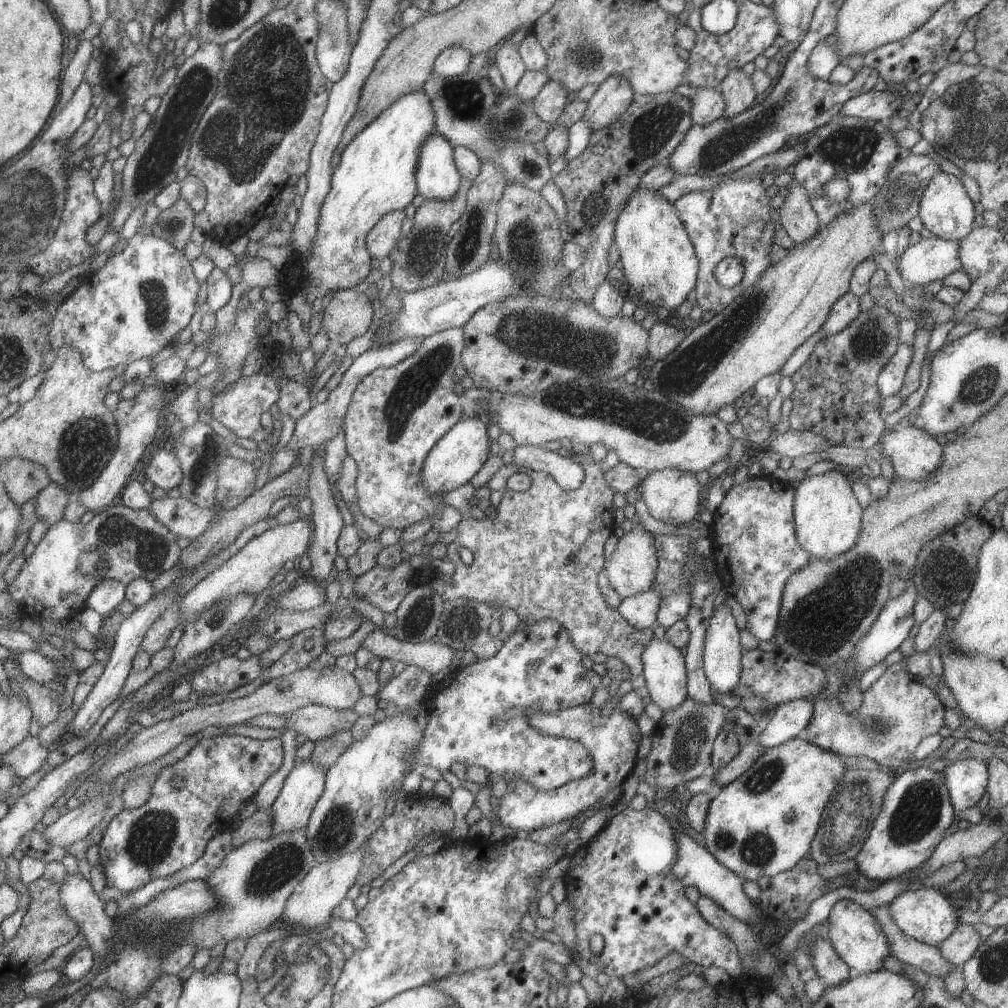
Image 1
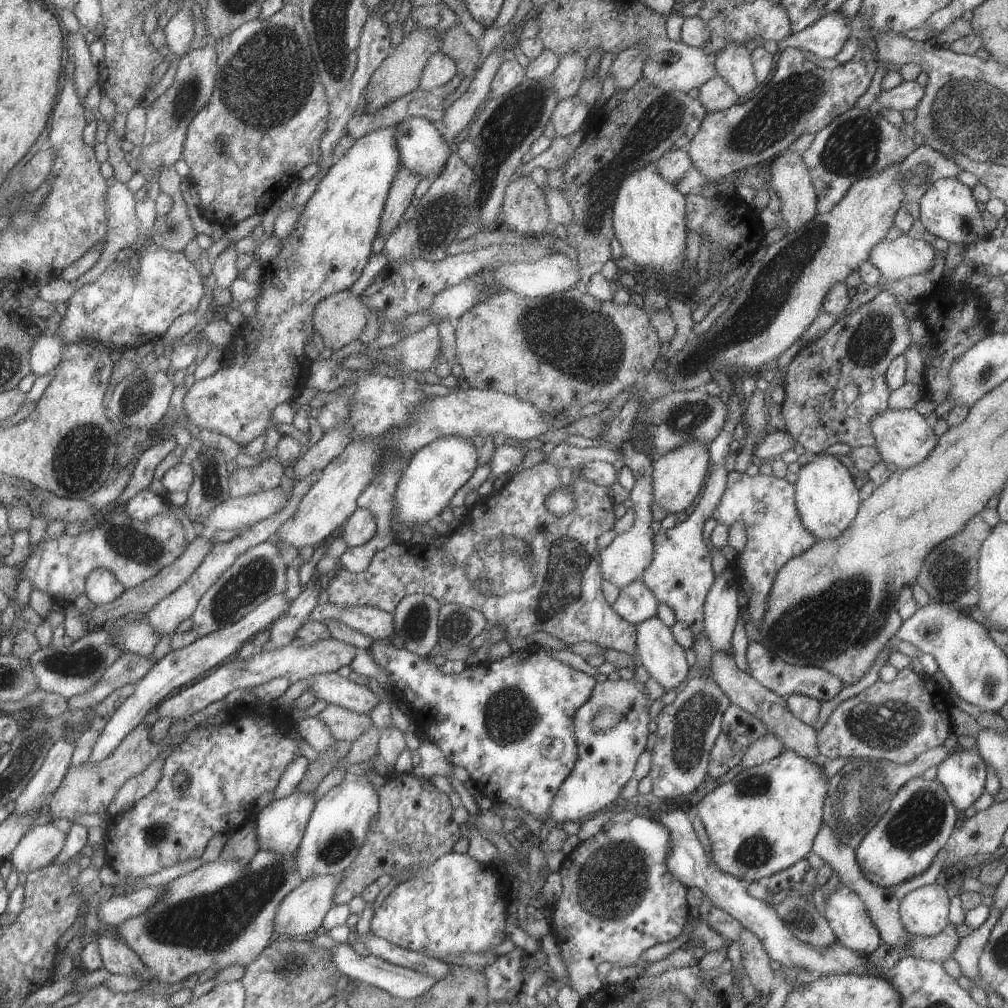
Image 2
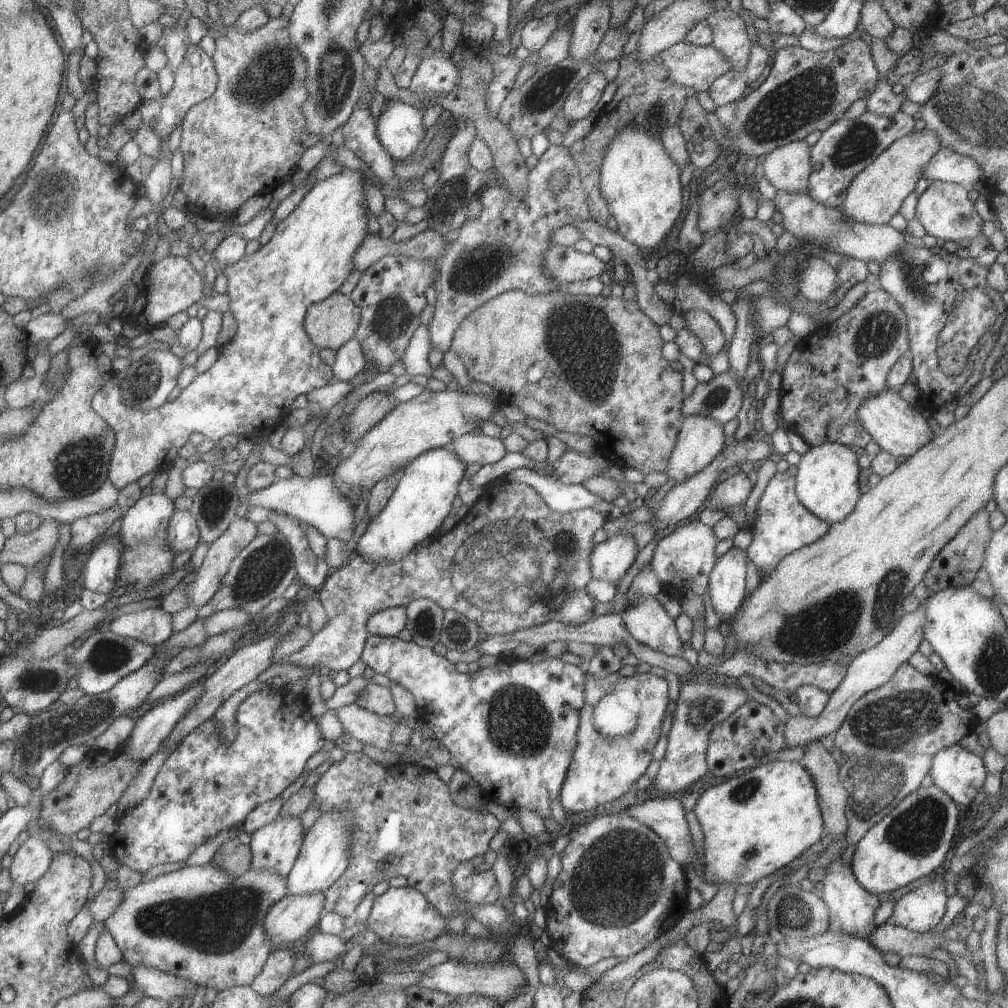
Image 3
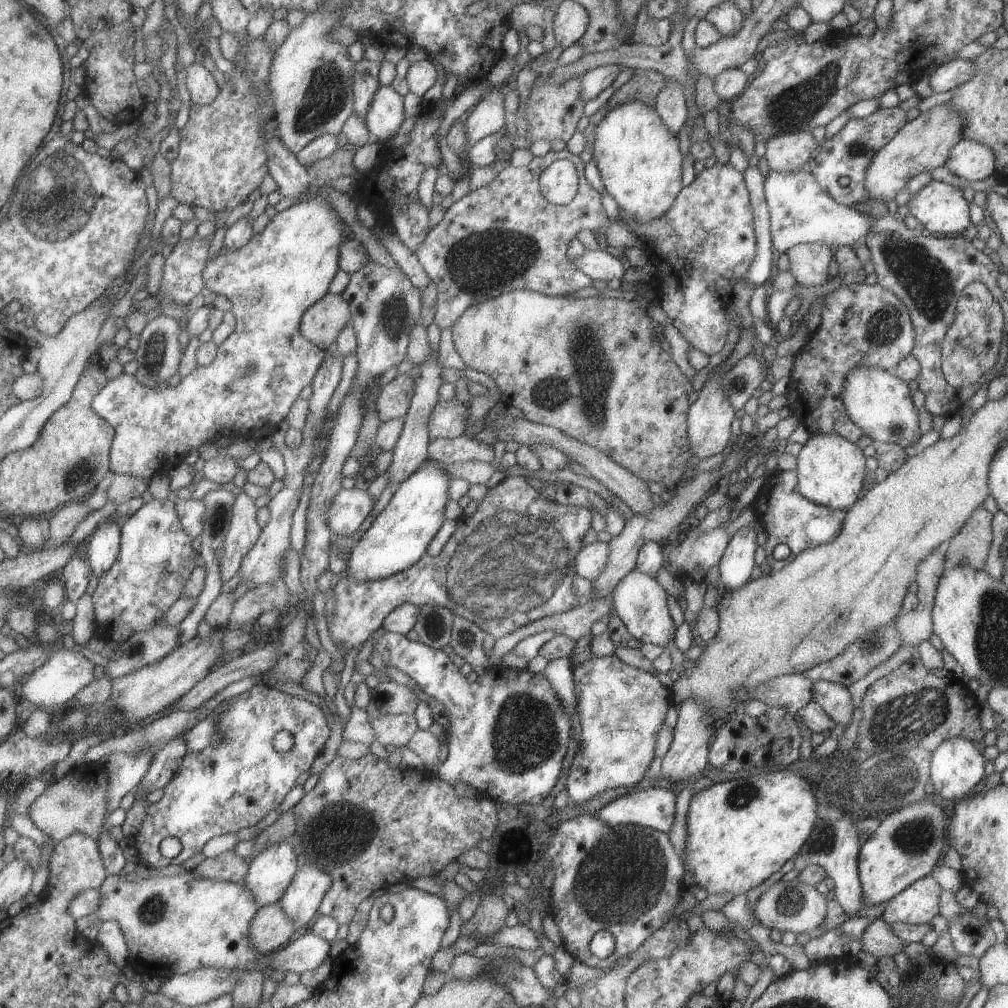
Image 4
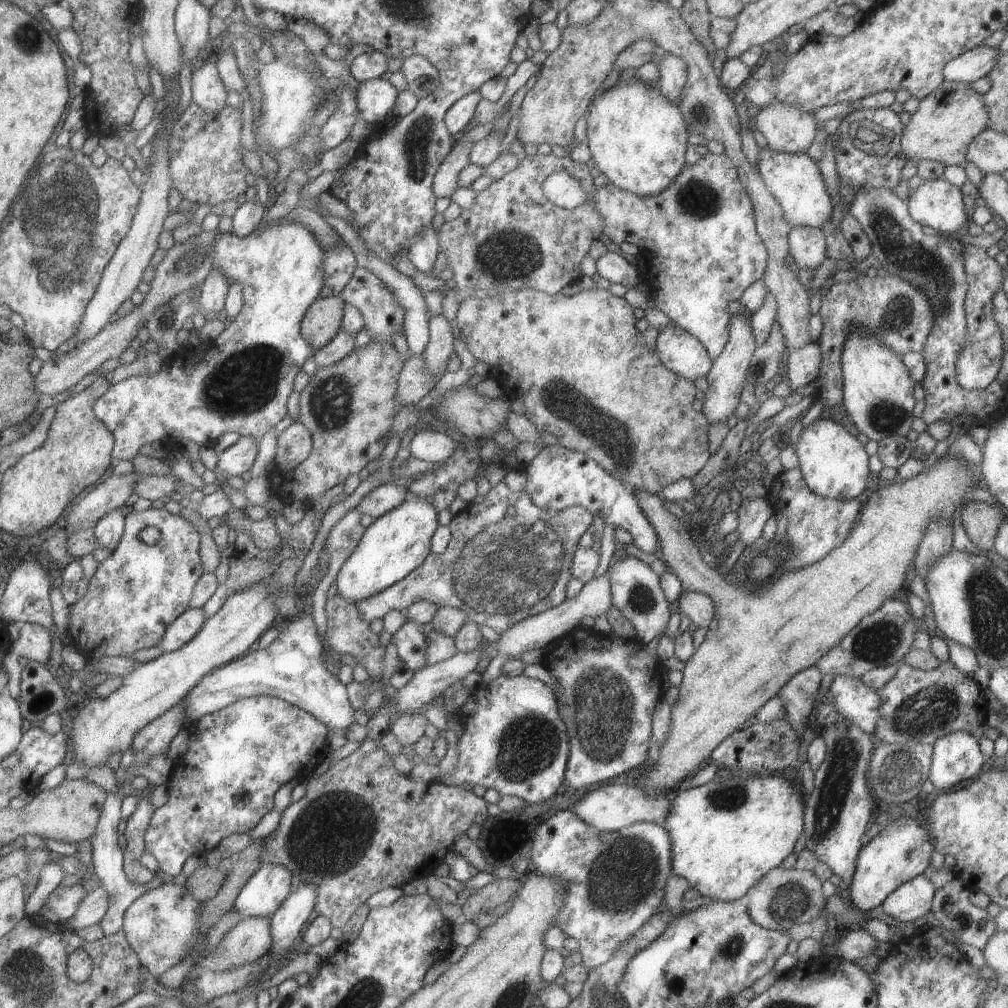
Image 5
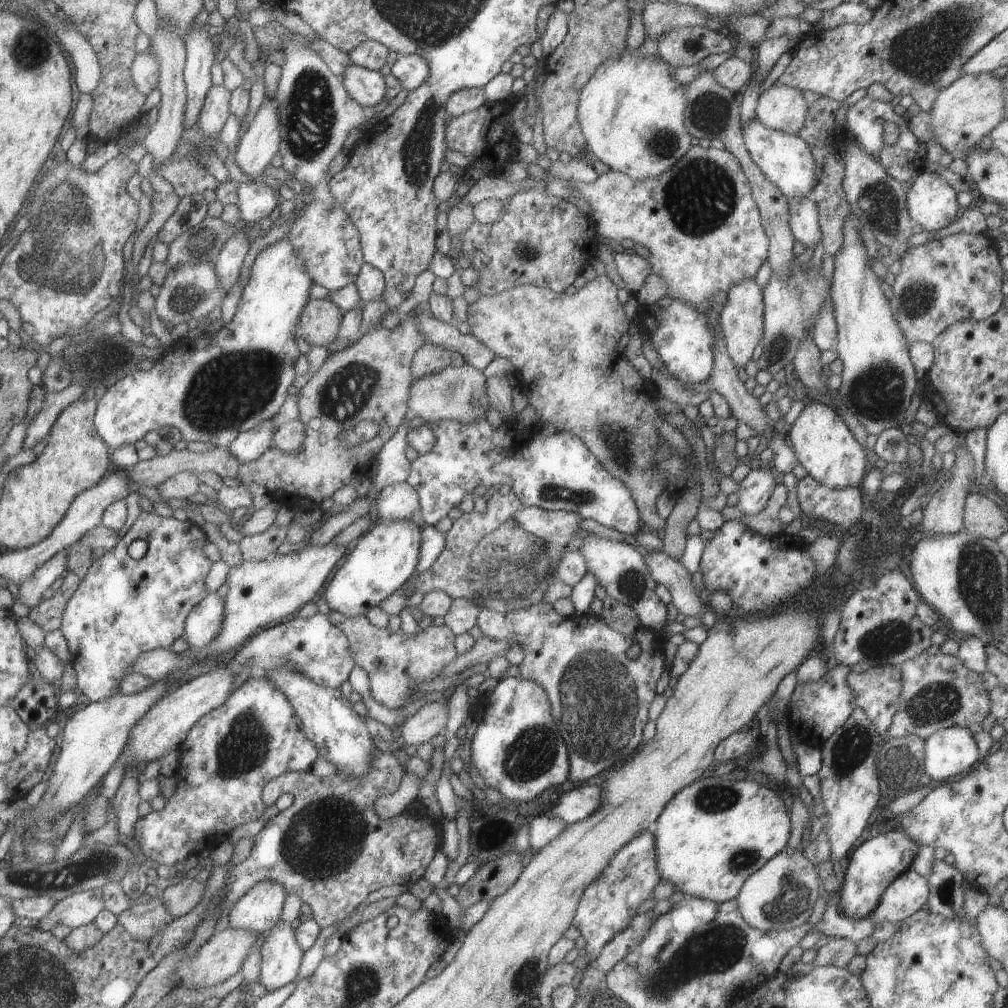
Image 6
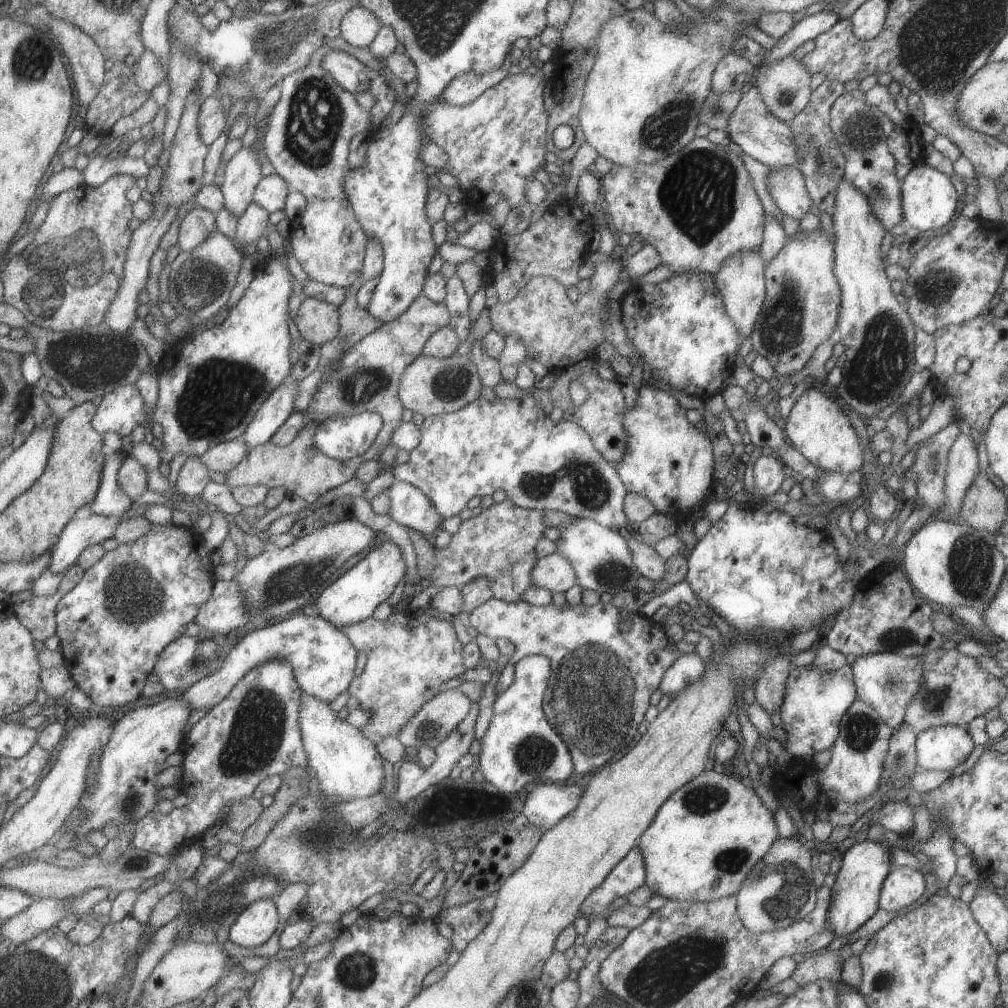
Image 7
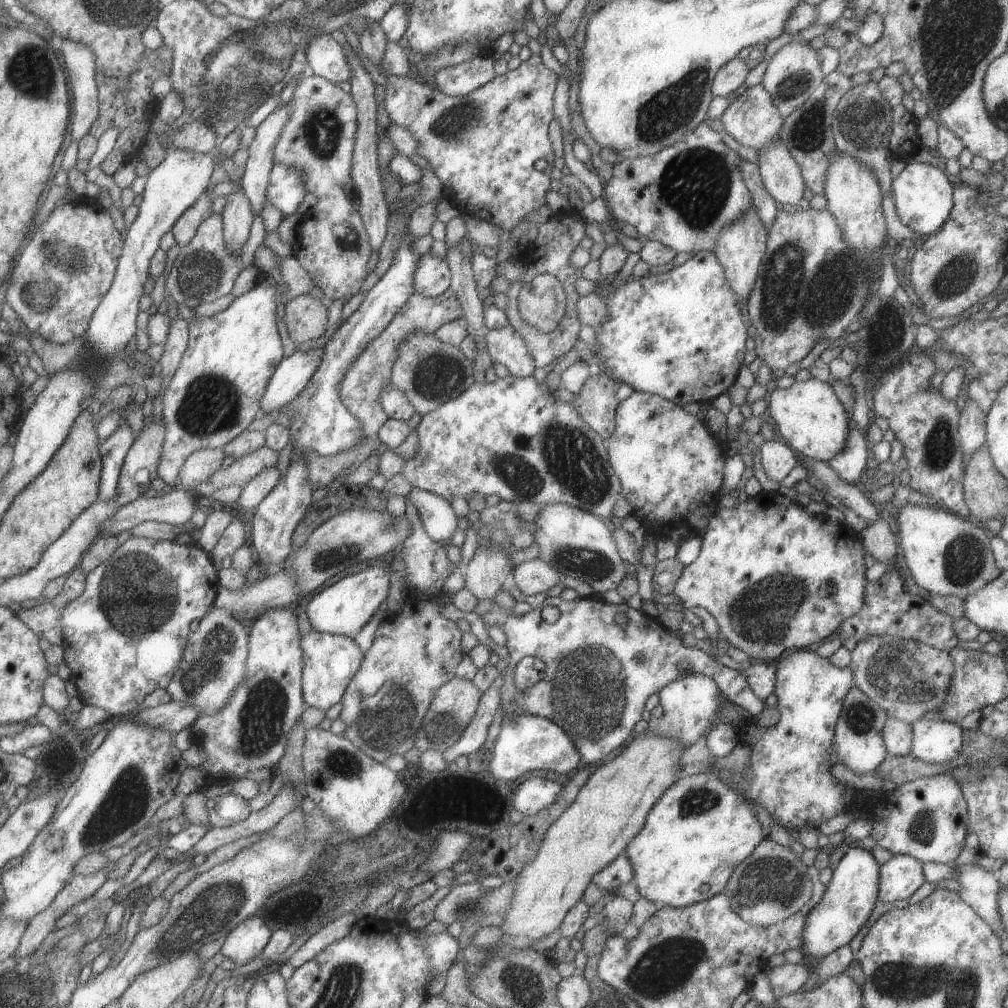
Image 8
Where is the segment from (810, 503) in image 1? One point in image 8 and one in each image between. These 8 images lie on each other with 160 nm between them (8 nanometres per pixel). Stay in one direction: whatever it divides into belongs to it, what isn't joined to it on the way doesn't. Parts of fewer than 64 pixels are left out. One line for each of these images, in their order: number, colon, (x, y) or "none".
2: (826, 499)
3: (826, 475)
4: (830, 469)
5: (834, 464)
6: (823, 445)
7: (816, 426)
8: (808, 416)

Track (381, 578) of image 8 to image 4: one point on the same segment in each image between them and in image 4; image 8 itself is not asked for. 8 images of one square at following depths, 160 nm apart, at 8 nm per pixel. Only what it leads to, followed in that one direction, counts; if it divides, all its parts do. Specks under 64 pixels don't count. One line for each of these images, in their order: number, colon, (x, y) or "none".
4: (397, 538)
5: (397, 542)
6: (380, 563)
7: (352, 597)

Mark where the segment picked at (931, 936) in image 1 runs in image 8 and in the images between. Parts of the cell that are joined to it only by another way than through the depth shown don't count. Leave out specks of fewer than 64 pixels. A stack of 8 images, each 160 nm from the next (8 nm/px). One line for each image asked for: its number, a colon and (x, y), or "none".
2: (924, 911)
3: (919, 910)
4: (918, 903)
5: (913, 899)
6: (908, 892)
7: (901, 889)
8: (900, 875)

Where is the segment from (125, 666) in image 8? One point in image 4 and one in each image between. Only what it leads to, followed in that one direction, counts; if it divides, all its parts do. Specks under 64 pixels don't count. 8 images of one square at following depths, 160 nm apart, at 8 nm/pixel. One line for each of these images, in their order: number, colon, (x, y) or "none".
4: (155, 559)
5: (138, 590)
6: (122, 607)
7: (139, 597)

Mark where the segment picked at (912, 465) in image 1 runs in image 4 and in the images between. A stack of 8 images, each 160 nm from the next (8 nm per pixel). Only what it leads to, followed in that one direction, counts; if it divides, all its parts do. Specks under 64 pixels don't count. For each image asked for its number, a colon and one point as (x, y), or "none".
2: (901, 436)
3: (899, 429)
4: (880, 404)

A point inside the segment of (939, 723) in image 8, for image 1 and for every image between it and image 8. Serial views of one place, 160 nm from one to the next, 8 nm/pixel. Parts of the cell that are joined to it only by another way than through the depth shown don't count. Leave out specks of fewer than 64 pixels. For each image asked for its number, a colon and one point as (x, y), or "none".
1: (966, 780)
2: (962, 773)
3: (959, 773)
4: (956, 766)
5: (956, 757)
6: (951, 750)
7: (939, 748)

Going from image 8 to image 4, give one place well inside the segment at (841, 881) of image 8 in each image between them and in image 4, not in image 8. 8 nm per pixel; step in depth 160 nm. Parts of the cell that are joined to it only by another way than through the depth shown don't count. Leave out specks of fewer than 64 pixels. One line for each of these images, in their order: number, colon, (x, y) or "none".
4: (906, 845)
5: (902, 850)
6: (876, 862)
7: (854, 894)

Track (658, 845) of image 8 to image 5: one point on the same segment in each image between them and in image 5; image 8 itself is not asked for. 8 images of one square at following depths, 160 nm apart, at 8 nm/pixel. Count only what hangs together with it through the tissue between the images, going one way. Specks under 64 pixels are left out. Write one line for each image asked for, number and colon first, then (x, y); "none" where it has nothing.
5: (724, 836)
6: (715, 832)
7: (703, 840)

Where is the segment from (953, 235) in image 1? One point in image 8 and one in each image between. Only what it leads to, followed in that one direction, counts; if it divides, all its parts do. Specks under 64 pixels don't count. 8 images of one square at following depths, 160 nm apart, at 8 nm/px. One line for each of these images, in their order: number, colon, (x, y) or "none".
2: (947, 209)
3: (943, 209)
4: (938, 207)
5: (935, 203)
6: (930, 201)
7: (928, 199)
8: (922, 194)

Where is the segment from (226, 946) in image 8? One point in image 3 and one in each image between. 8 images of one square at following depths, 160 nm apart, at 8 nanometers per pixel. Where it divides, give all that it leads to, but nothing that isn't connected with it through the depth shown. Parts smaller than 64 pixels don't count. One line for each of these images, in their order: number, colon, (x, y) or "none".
3: (275, 846)
4: (269, 873)
5: (262, 894)
6: (258, 910)
7: (255, 923)

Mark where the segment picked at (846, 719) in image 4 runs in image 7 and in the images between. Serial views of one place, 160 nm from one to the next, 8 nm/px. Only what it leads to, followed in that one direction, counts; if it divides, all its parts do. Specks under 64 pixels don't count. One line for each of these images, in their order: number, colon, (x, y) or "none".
5: (858, 703)
6: (876, 690)
7: (886, 681)

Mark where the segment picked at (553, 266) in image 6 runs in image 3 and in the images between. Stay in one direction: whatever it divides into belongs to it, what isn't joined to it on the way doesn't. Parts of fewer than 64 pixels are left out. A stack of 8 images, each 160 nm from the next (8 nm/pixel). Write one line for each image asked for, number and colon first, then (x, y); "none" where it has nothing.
3: (501, 249)
4: (503, 236)
5: (511, 238)

